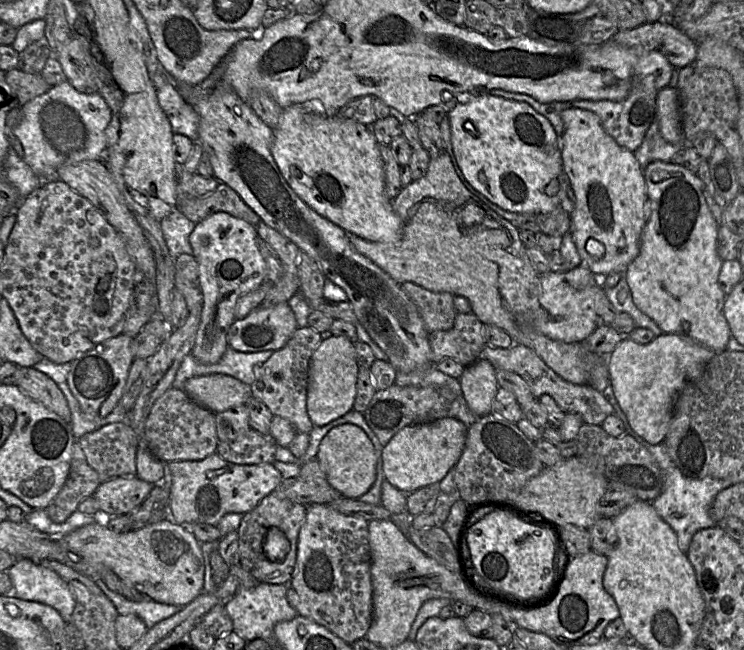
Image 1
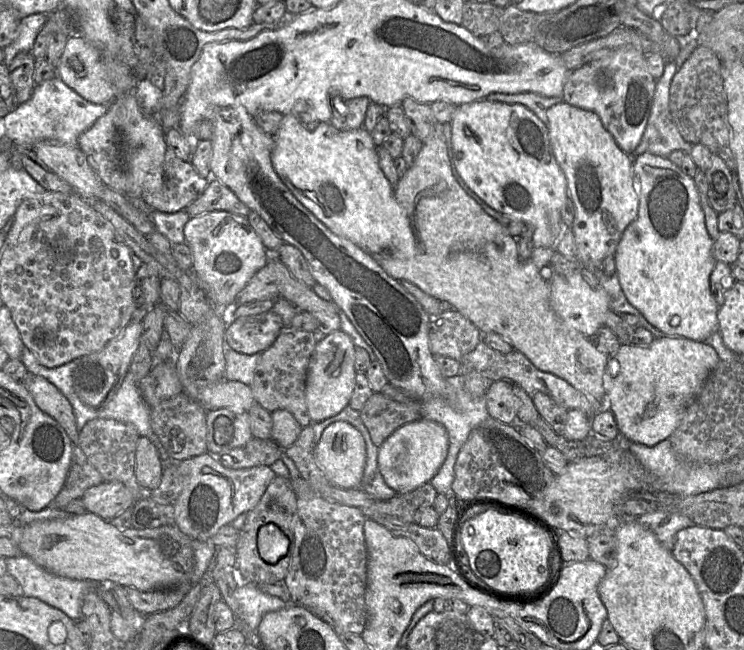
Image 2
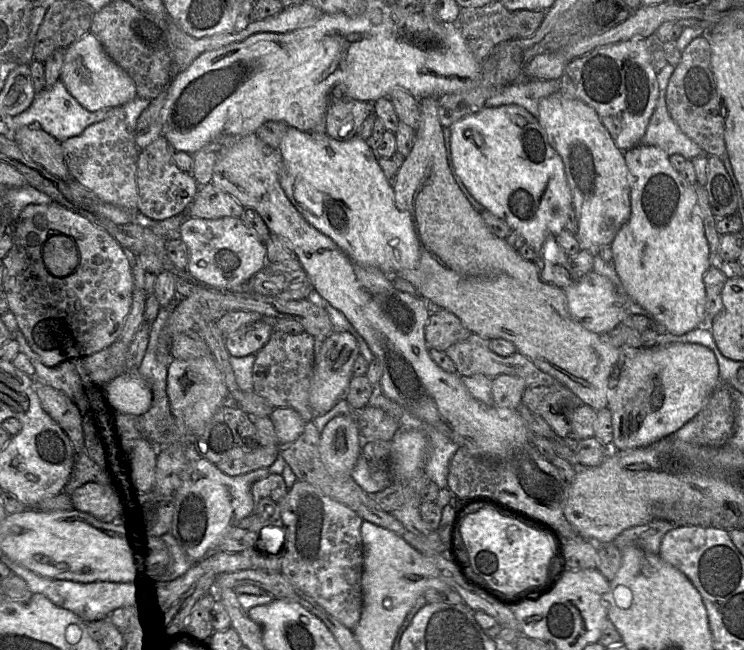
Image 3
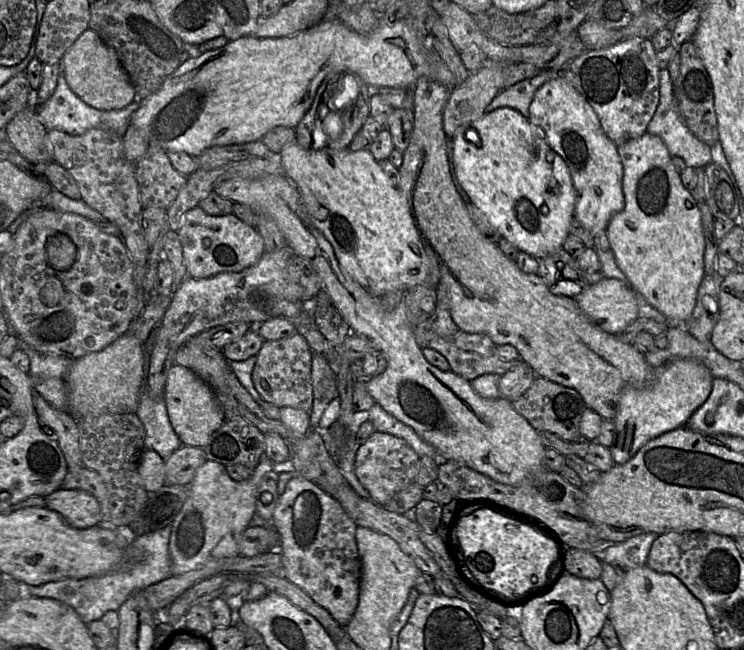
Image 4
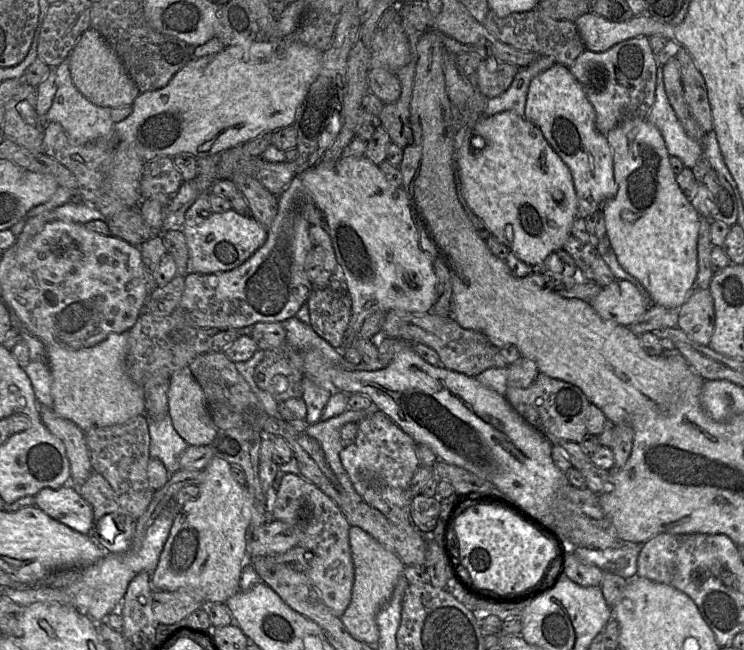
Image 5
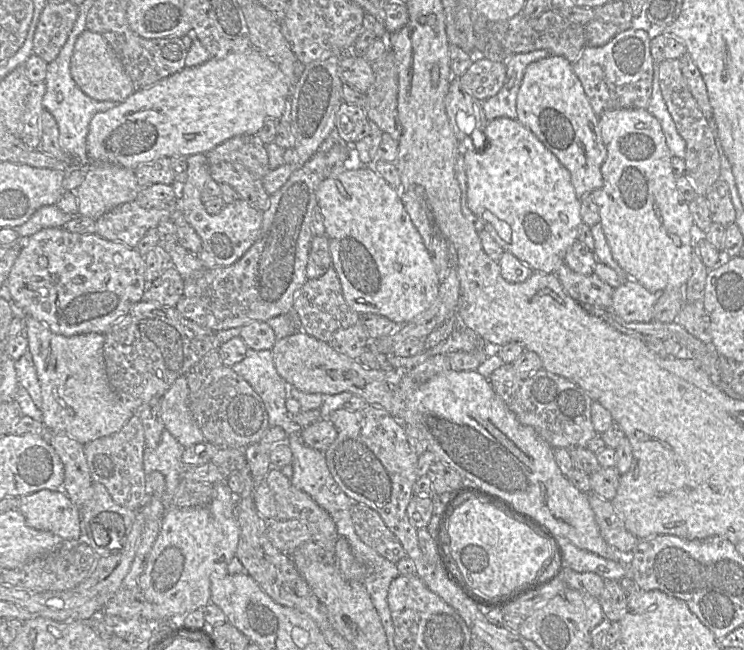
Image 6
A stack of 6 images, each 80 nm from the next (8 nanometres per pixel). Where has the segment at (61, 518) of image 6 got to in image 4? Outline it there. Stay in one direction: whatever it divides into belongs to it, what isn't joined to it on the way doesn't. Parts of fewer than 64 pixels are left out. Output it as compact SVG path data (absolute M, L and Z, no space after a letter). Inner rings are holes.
M59 488L45 497L46 508L59 513L69 524L79 529L97 526L102 519L98 500L85 490Z

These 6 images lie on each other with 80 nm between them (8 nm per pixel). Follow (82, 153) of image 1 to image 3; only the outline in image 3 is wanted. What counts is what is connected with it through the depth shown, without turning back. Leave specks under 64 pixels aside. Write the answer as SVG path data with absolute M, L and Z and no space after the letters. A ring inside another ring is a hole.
M59 79L51 87L39 91L30 107L24 112L11 117L3 118L10 130L30 125L39 125L42 130L62 142L70 137L80 135L88 126L100 122L112 115L112 108L103 108L96 111L87 110L68 91L64 82Z

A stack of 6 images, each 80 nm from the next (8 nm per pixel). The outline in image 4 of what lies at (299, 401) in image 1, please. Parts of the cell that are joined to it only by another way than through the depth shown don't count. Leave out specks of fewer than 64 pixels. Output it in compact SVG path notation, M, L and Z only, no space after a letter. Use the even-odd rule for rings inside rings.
M293 336L265 341L257 353L252 379L262 398L281 408L290 406L310 414L313 405L313 386L311 379L313 352L304 336Z

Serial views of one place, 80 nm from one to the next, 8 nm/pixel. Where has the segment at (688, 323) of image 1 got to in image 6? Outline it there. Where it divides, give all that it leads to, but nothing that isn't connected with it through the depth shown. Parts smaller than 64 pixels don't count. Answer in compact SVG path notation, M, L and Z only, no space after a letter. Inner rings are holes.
M643 108L613 109L598 116L607 156L601 166L603 184L591 196L598 205L600 224L611 255L626 273L650 292L660 293L666 287L684 288L691 275L691 228L694 221L689 203L676 186L678 177L674 175L671 165L673 155L667 146L661 124Z

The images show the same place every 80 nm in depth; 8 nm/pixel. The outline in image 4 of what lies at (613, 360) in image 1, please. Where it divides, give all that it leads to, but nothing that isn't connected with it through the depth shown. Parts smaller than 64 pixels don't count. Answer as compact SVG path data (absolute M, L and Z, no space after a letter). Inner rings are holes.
M678 359L655 370L654 381L648 387L627 386L621 392L613 419L615 439L610 447L614 465L628 462L649 440L686 425L710 395L714 377L700 361Z

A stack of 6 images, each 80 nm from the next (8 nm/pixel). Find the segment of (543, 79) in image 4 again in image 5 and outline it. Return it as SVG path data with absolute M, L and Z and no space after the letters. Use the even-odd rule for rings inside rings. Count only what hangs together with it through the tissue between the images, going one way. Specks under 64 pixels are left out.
M539 56L526 67L520 67L510 86L500 95L488 98L484 115L513 111L524 117L527 93L532 79L556 63L553 57Z

